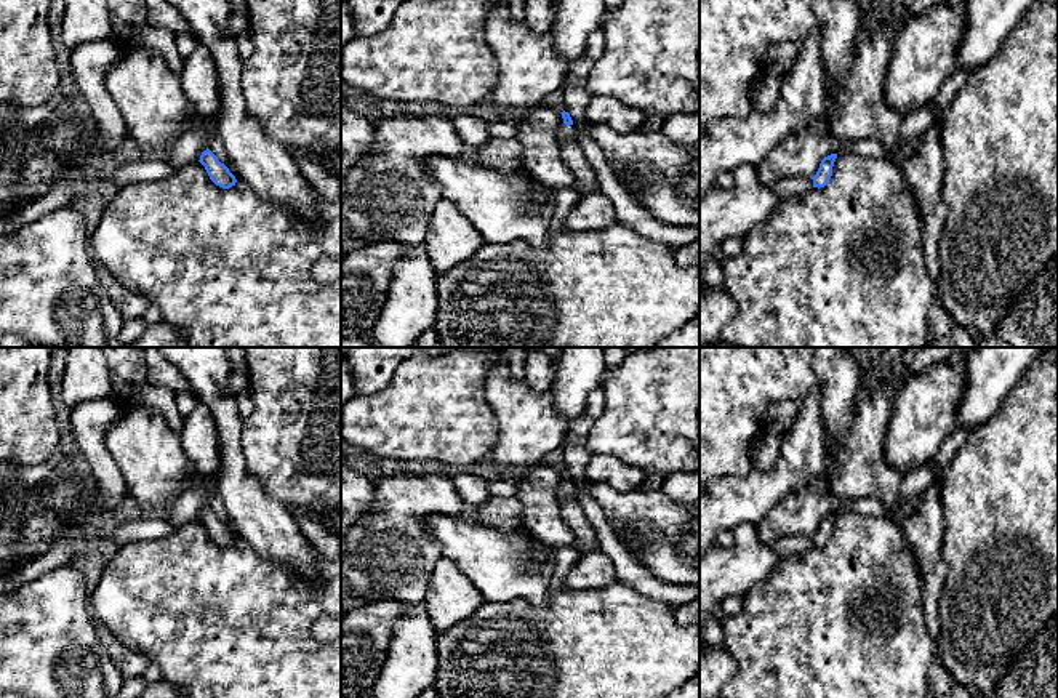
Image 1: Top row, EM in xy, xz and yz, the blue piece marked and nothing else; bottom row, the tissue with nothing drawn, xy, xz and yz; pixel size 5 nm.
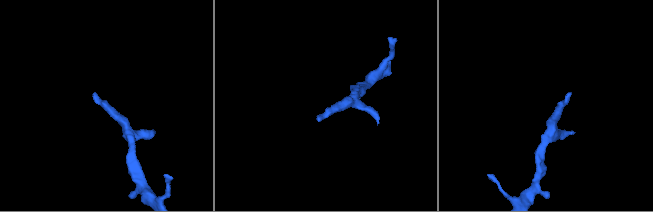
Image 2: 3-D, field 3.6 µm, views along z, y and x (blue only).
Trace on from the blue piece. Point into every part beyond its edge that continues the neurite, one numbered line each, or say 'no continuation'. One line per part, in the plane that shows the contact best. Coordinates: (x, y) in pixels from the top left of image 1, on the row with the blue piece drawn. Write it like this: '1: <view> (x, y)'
1: xz (585, 176)

